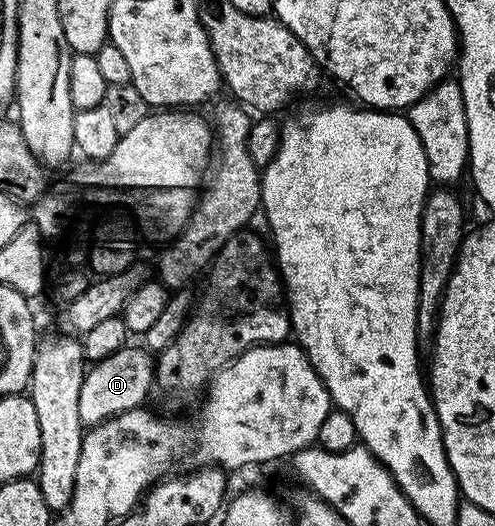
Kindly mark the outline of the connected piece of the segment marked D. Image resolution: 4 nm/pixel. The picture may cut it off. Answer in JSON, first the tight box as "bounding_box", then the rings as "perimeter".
{"bounding_box":[80,346,156,426],"perimeter":[[[127,346],[108,354],[103,360],[95,360],[86,368],[86,377],[80,386],[80,418],[83,425],[93,426],[110,420],[113,416],[124,414],[133,408],[143,407],[147,403],[146,395],[156,384],[156,360],[151,353],[141,346]]]}

